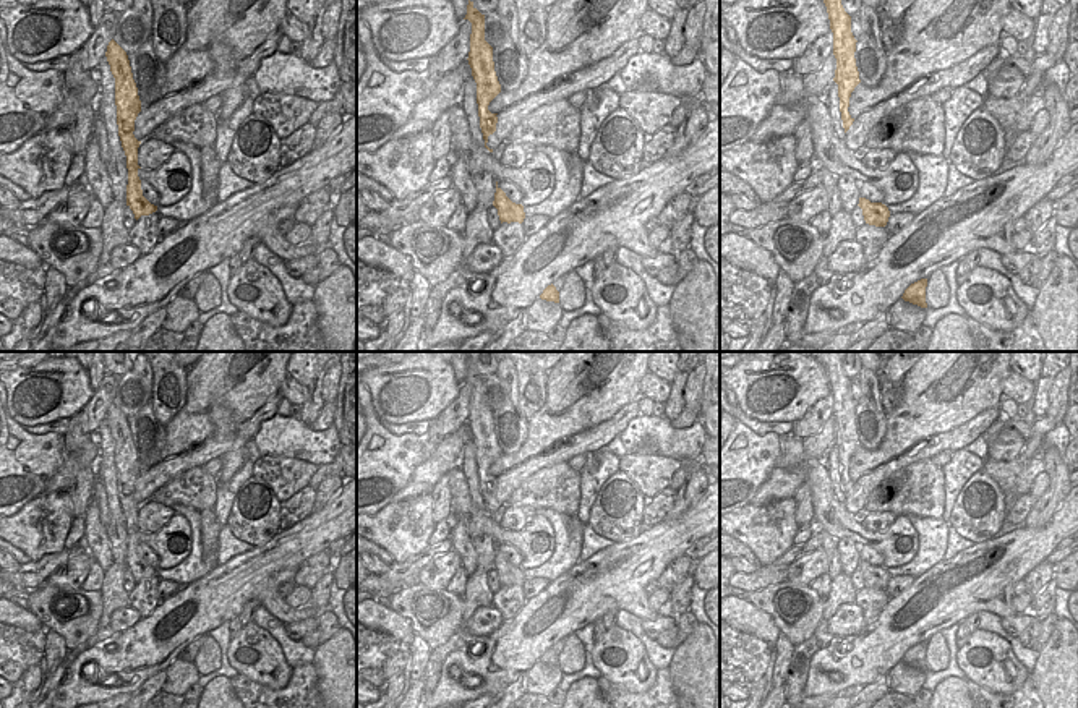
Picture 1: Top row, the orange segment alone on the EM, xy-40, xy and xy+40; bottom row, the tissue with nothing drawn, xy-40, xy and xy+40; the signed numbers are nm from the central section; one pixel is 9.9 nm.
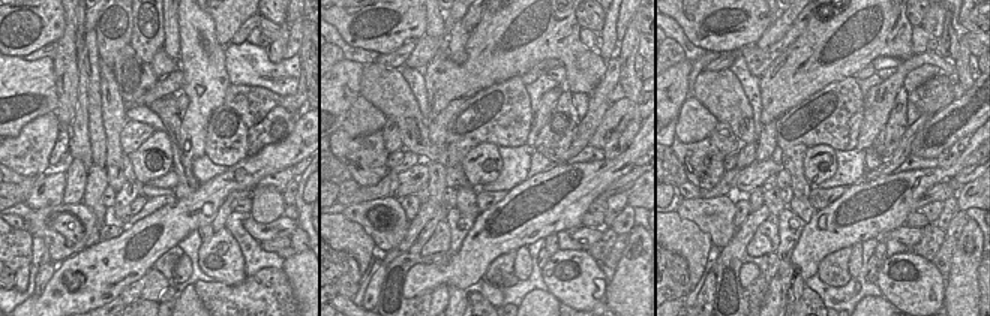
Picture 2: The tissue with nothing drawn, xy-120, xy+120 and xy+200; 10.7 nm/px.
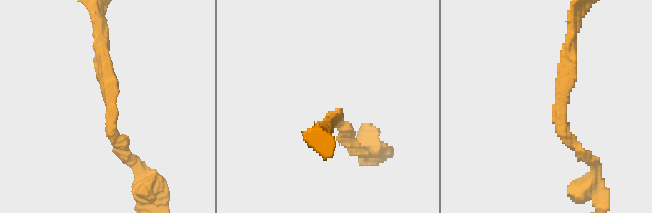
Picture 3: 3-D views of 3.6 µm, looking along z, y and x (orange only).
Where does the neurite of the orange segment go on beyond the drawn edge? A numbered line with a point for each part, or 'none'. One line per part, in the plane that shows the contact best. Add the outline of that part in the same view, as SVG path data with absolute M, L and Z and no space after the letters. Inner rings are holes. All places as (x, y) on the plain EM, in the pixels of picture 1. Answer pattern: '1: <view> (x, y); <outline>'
none

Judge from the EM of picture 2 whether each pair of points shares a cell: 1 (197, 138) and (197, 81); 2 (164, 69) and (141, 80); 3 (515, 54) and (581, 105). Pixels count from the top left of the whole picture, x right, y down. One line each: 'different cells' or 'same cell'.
1: same cell
2: different cells
3: different cells

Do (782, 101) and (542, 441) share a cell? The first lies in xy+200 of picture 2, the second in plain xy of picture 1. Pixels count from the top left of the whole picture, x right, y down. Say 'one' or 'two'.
one

